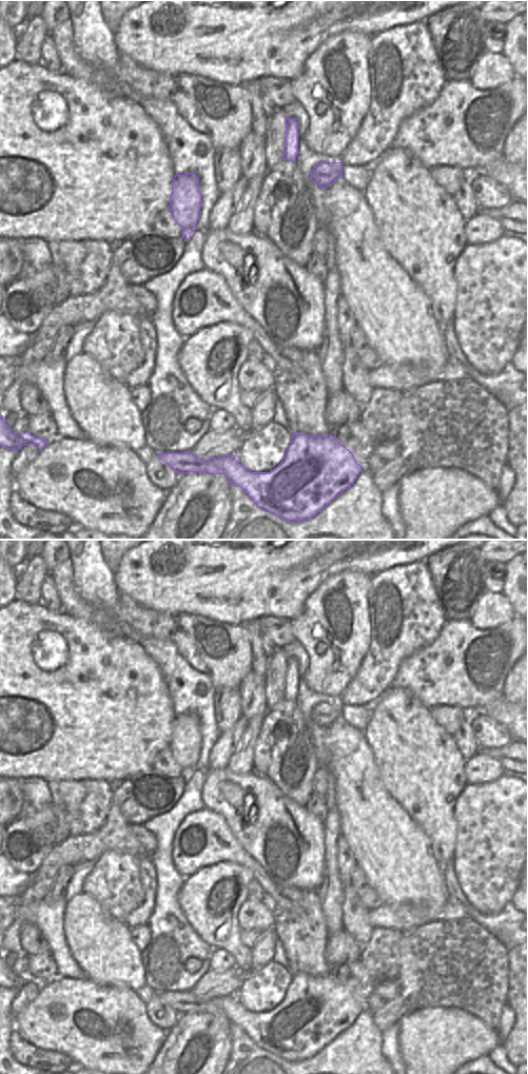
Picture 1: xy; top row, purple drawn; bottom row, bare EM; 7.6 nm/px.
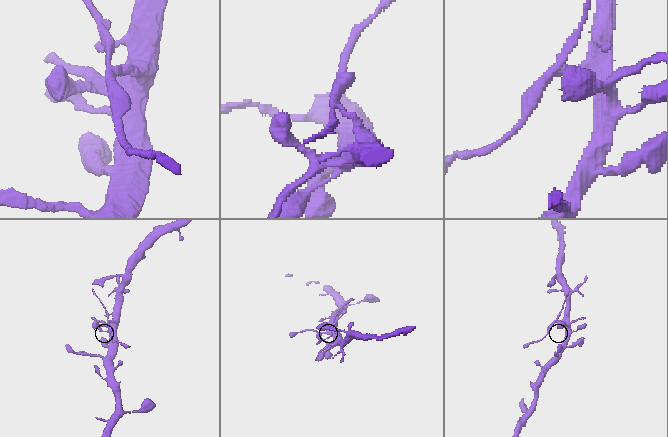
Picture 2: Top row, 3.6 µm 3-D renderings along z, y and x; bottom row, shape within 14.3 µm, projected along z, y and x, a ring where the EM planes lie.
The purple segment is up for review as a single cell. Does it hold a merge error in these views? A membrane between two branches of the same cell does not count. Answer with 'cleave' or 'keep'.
cleave

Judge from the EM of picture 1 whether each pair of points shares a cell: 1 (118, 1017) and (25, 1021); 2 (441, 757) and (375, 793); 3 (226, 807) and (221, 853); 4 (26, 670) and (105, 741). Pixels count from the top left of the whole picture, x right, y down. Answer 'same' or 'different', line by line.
1: same
2: different
3: different
4: same

